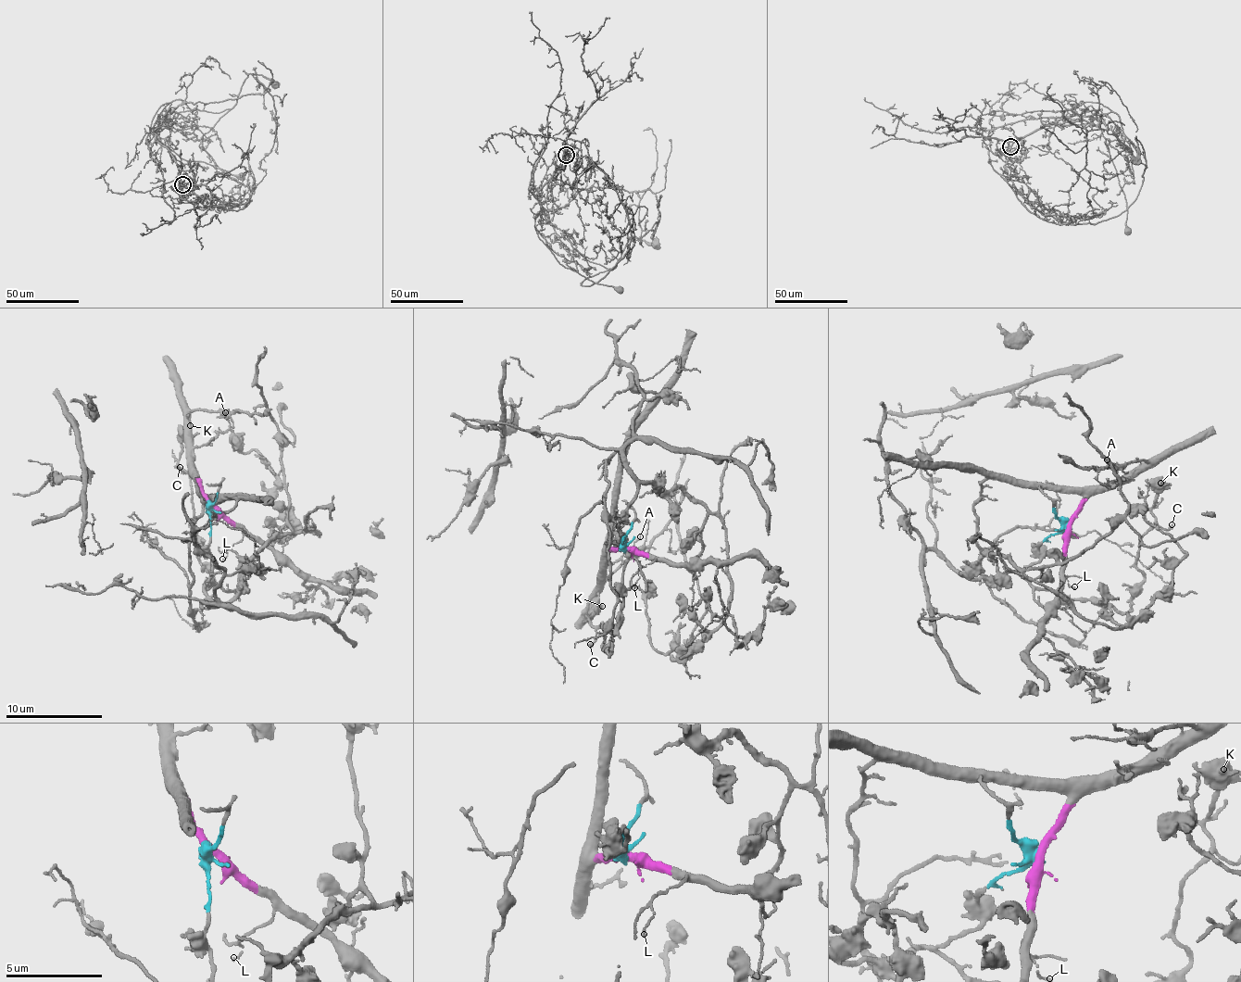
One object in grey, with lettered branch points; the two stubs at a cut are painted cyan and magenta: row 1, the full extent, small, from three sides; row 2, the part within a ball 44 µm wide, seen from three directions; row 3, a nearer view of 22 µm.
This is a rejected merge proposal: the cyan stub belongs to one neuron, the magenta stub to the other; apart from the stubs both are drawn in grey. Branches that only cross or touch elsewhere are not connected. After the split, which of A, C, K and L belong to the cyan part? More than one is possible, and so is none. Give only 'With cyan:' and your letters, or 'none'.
With cyan: C, K

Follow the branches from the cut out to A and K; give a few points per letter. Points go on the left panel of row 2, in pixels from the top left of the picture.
A: (209, 507), (191, 471), (188, 414), (202, 410), (221, 413), (219, 416), (225, 412)
K: (209, 507), (214, 584), (193, 529), (193, 492), (179, 467), (181, 438), (191, 425)

